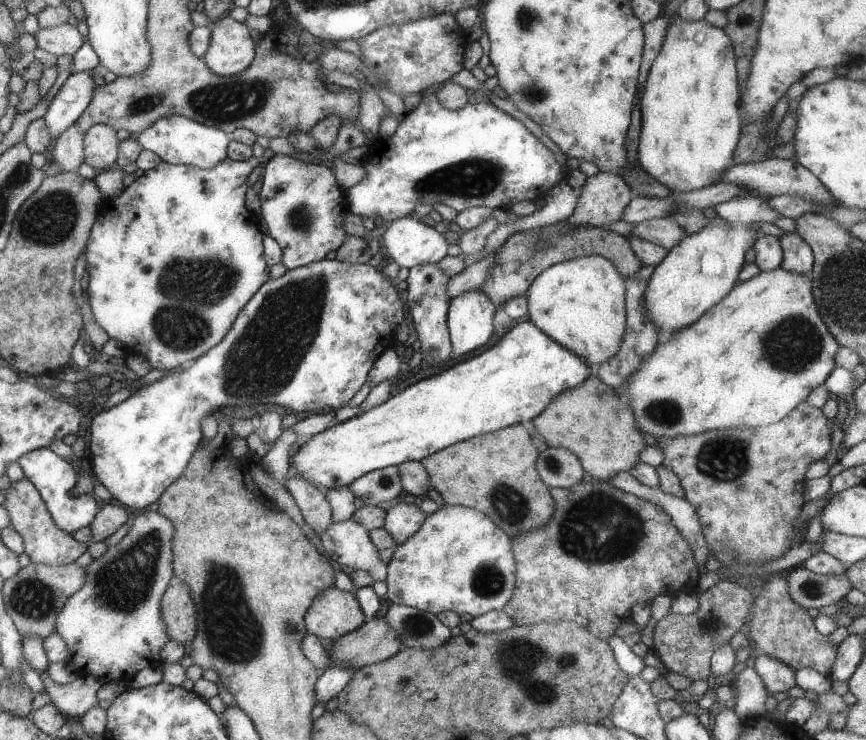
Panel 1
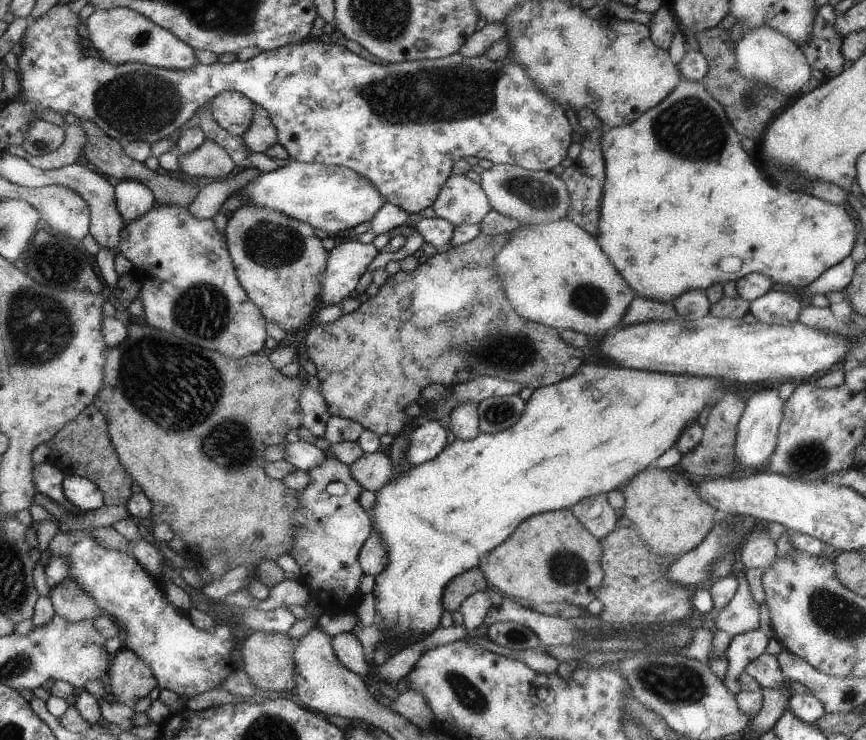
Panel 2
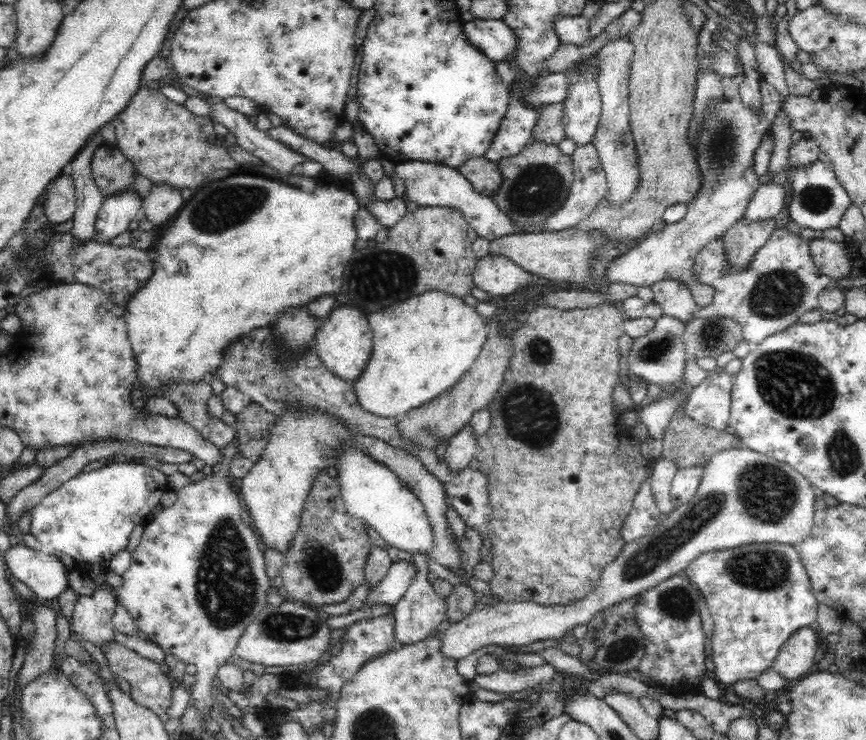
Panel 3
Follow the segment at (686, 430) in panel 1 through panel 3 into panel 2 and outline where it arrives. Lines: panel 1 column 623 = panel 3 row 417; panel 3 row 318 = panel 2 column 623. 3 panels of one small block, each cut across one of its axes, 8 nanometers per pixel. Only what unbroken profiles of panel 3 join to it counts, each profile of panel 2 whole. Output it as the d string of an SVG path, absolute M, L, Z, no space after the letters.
M583 362L575 374L571 374L569 378L563 378L557 384L551 386L541 386L537 390L533 390L531 398L525 402L525 410L521 414L521 418L515 422L515 426L497 432L497 434L477 434L477 438L463 442L463 440L455 440L449 446L445 446L433 460L419 464L419 466L411 466L407 468L403 474L399 474L395 480L387 482L377 494L377 504L371 512L367 512L371 516L371 524L373 530L379 532L379 536L385 542L385 550L387 550L387 566L385 570L375 576L375 588L371 590L373 598L375 598L375 624L373 628L379 630L379 624L385 622L387 626L387 634L381 642L377 644L385 644L389 640L397 642L397 638L417 638L419 634L427 636L433 630L439 628L439 618L443 612L443 588L447 586L447 582L451 582L457 574L467 572L471 568L477 568L481 558L489 552L495 550L495 546L499 546L501 542L507 540L509 534L513 534L513 530L529 516L535 514L543 514L543 512L557 512L557 510L569 510L573 504L577 504L583 498L589 496L597 496L597 494L607 494L611 490L617 490L625 480L629 482L633 476L637 476L641 470L653 466L653 462L669 448L675 446L675 442L681 438L683 430L697 420L699 412L703 410L703 406L715 406L721 398L723 398L723 386L719 378L699 378L699 376L673 376L673 374L659 374L659 372L643 372L643 370L627 370L627 368L605 368L605 366L597 366L591 362Z

